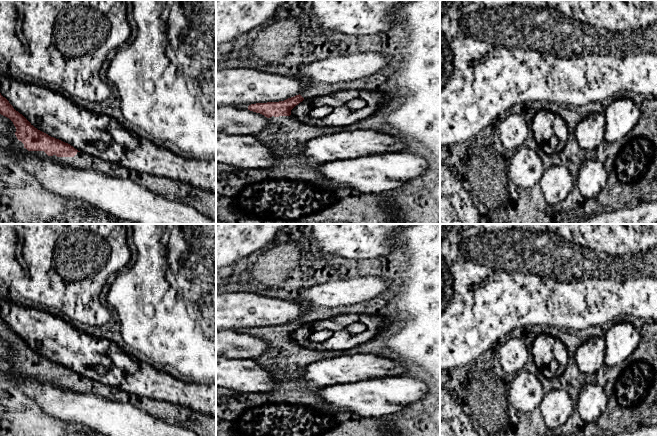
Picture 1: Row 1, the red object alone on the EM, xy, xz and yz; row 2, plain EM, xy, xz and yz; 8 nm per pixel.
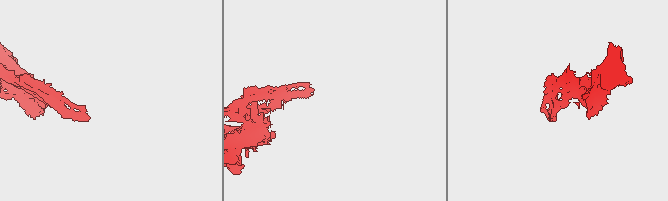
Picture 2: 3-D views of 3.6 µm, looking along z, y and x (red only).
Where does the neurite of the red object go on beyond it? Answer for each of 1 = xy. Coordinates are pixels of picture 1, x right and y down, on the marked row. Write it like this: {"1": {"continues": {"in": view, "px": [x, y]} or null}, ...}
{"1": {"continues": null}}

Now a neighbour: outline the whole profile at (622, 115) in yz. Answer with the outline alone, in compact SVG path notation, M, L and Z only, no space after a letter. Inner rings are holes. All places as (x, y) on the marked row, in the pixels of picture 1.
M619 98L613 100L604 112L606 128L604 138L613 143L622 140L634 129L641 117L640 110L633 100Z

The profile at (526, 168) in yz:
M523 145L510 154L508 175L518 187L529 189L539 184L544 171L543 162L534 150Z

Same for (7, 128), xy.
M0 114L0 135L8 136L13 140L15 132L16 127L13 122L9 118Z

